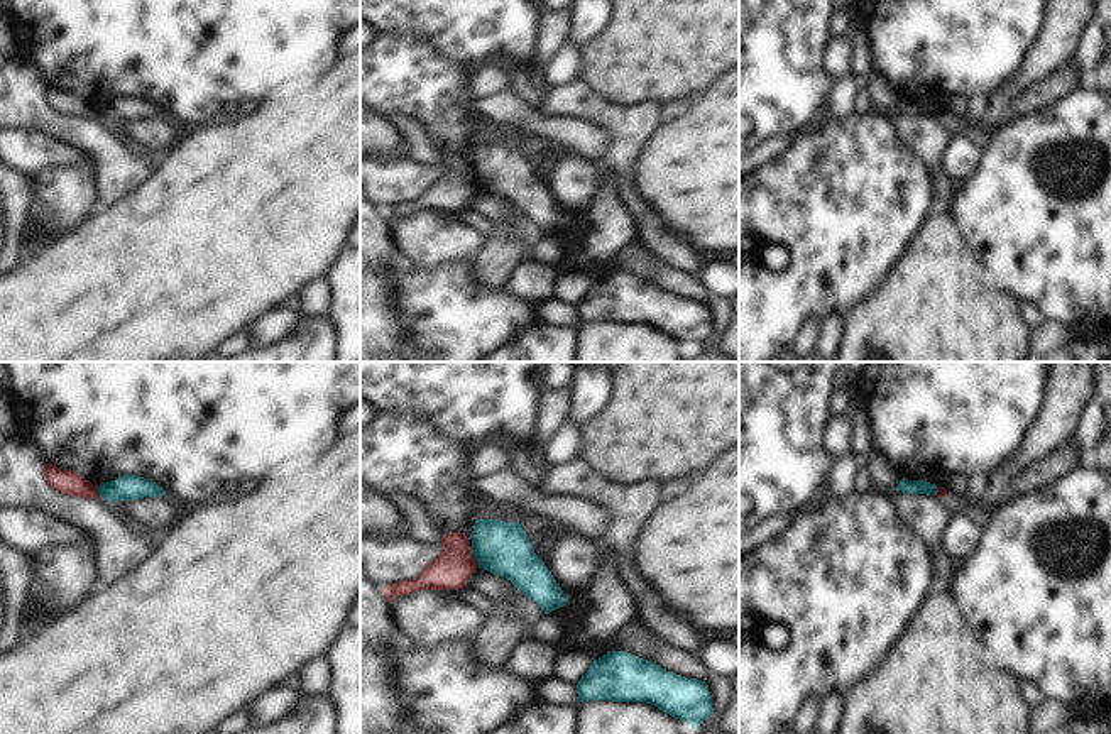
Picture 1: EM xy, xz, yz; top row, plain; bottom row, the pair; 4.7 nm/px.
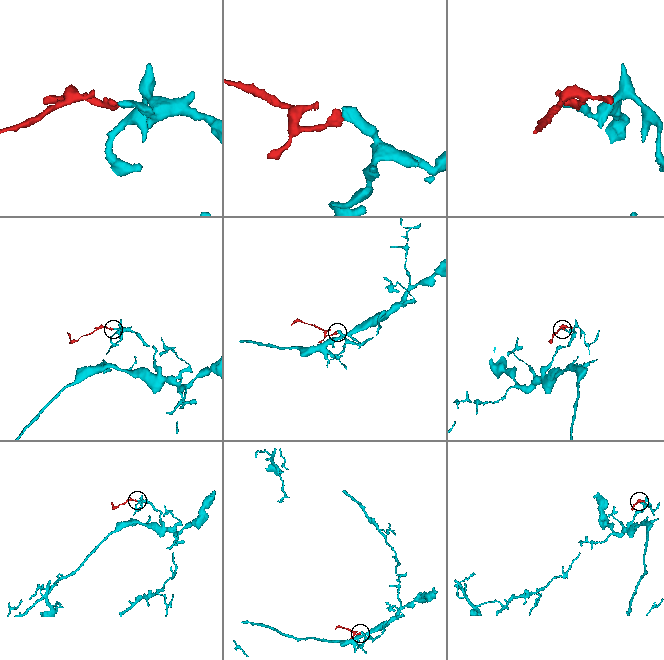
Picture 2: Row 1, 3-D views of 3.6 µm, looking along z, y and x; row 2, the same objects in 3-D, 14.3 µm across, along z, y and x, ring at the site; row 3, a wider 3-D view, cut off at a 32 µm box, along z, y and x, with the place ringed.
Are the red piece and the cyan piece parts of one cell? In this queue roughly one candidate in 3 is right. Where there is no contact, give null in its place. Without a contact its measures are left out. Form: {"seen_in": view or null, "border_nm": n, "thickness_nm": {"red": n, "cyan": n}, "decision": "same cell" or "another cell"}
{"seen_in": "xz", "border_nm": 120, "thickness_nm": {"red": 180, "cyan": 260}, "decision": "another cell"}

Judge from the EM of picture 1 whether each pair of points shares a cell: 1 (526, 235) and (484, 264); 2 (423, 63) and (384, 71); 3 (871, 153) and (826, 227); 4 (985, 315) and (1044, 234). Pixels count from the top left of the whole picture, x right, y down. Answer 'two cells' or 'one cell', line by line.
1: two cells
2: one cell
3: one cell
4: two cells

